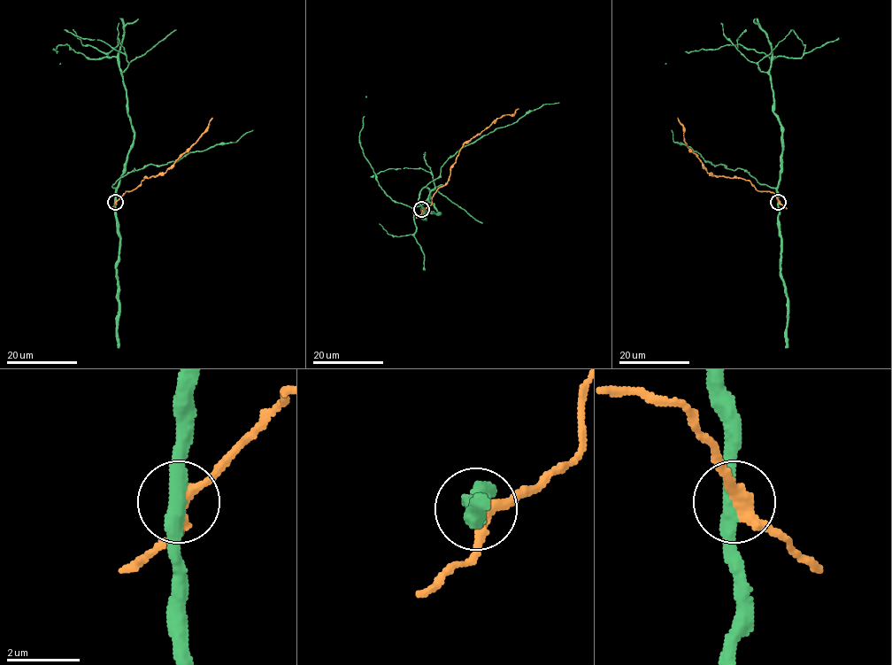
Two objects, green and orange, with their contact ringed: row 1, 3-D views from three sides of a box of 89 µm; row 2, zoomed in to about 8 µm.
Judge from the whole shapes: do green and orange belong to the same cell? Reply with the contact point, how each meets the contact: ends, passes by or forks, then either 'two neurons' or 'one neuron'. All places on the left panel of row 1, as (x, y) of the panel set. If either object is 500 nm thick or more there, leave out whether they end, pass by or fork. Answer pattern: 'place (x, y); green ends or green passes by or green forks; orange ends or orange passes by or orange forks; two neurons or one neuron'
place (115, 202); green passes by; orange passes by; two neurons

